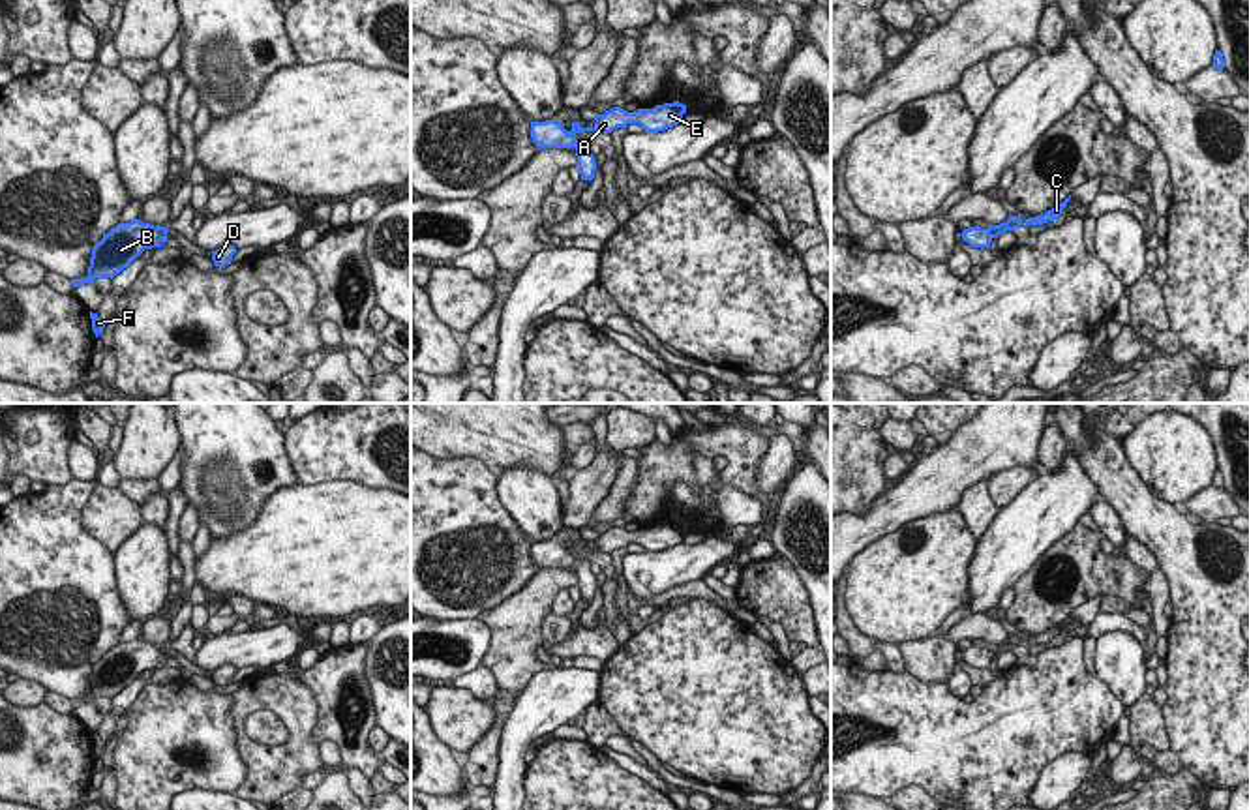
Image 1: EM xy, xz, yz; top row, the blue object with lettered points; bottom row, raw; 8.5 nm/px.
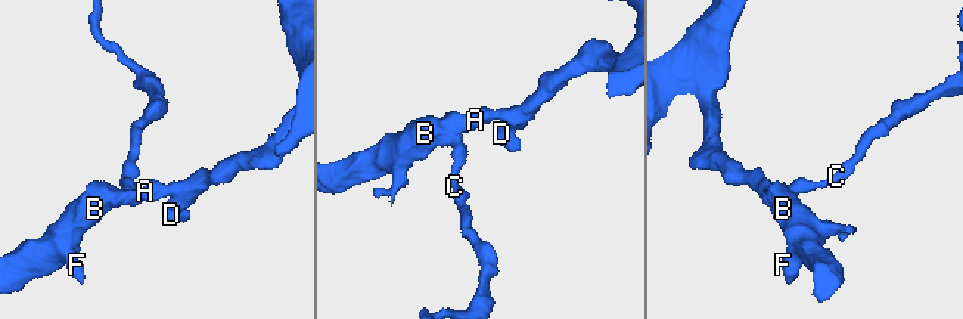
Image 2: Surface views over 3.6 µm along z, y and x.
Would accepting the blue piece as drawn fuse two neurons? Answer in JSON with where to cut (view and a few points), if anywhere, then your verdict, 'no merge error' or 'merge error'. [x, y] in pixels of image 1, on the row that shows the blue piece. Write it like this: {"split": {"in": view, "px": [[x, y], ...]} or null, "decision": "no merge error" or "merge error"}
{"split": {"in": "yz", "px": [[989, 227], [998, 235]]}, "decision": "merge error"}

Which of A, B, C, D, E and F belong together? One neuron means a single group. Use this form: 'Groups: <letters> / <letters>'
Groups: A B D E F / C

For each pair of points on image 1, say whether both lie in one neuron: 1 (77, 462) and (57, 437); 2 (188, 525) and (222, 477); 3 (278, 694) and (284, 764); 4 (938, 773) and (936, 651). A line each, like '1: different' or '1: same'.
1: different
2: different
3: same
4: different

